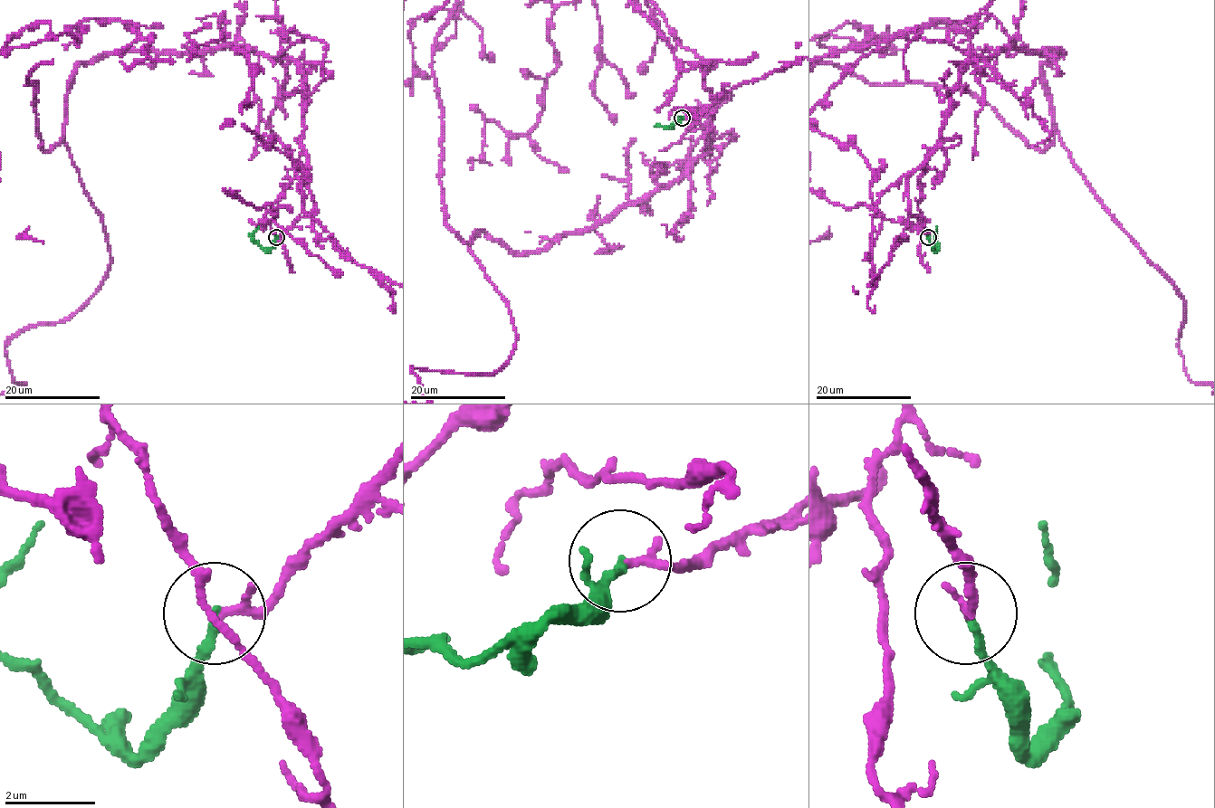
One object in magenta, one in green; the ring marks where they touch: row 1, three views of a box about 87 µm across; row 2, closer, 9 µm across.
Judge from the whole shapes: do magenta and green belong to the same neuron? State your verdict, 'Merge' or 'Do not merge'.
Merge

